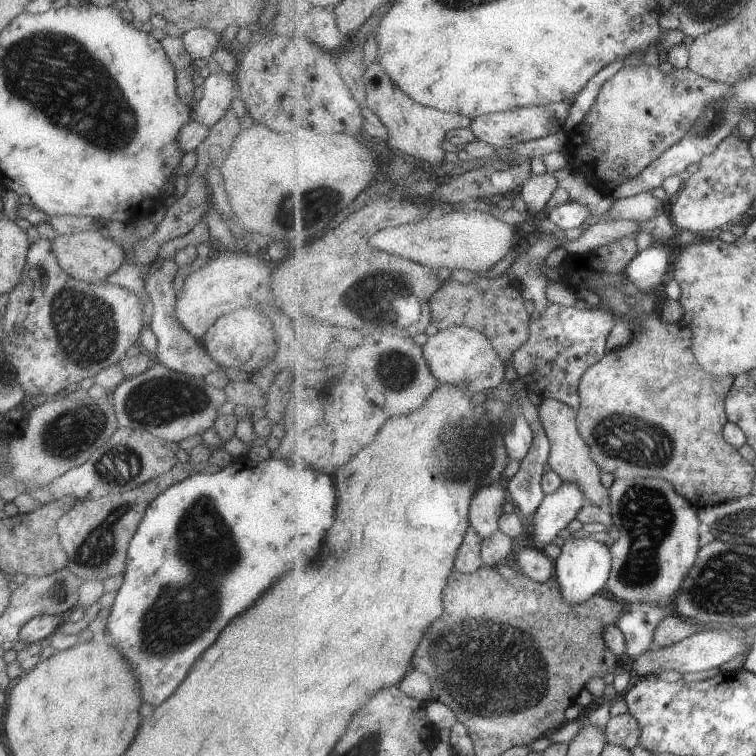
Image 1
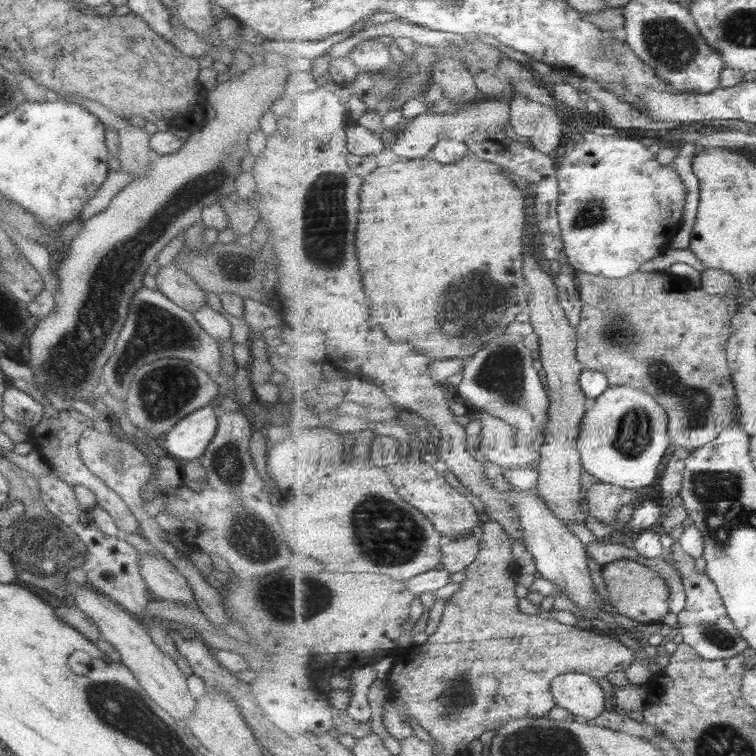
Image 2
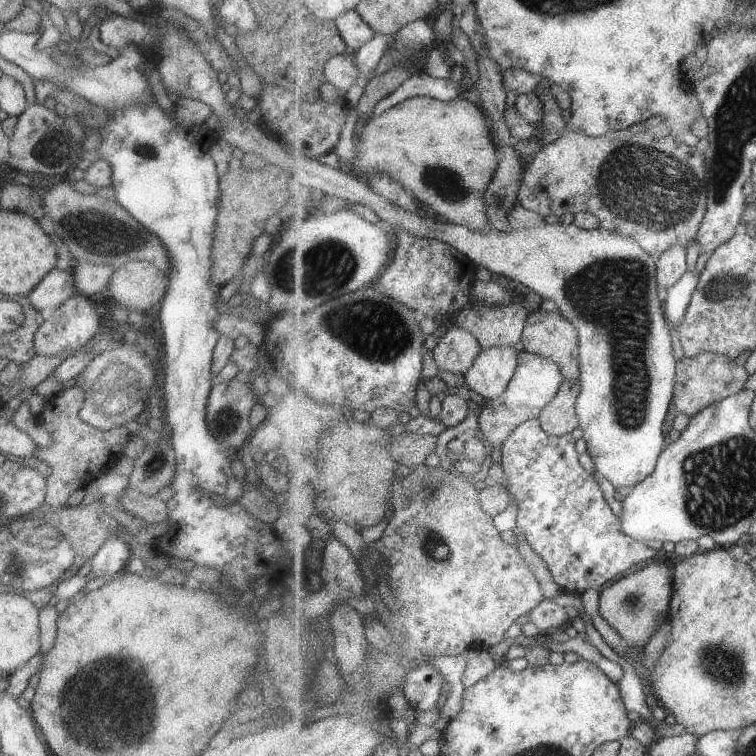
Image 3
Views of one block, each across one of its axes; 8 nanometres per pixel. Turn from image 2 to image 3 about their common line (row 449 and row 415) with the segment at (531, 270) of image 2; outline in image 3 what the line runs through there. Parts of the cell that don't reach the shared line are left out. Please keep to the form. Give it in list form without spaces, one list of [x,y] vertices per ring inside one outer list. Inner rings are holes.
[[[566,379],[558,396],[541,413],[540,419],[546,432],[554,436],[564,436],[581,426],[577,404],[582,389],[581,379]]]

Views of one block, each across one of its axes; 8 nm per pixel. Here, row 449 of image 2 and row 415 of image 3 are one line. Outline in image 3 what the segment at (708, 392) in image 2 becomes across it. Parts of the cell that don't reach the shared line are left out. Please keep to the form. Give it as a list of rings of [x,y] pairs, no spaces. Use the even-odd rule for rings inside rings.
[[[704,352],[695,357],[685,356],[678,366],[674,411],[694,418],[700,412],[704,412],[708,406],[726,400],[738,392],[744,392],[748,380],[750,380],[748,368],[728,356],[715,352]]]

